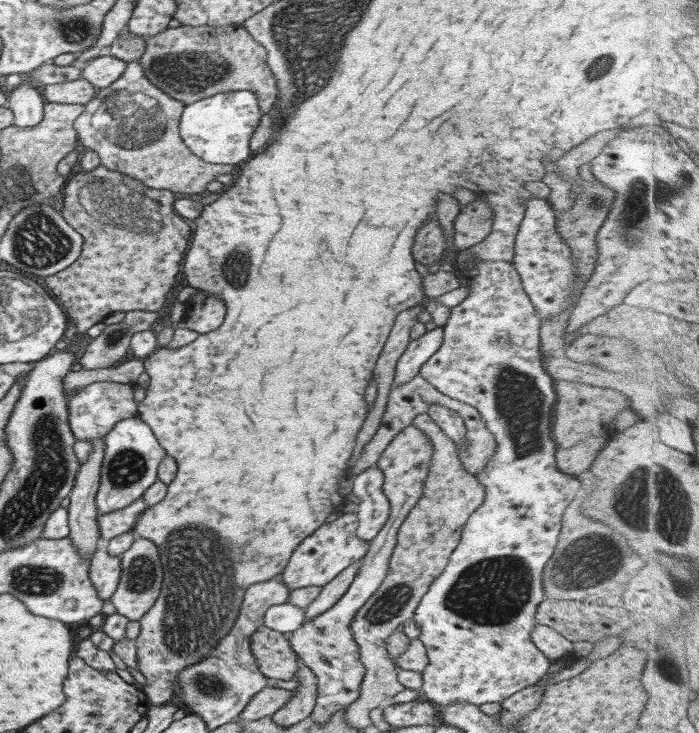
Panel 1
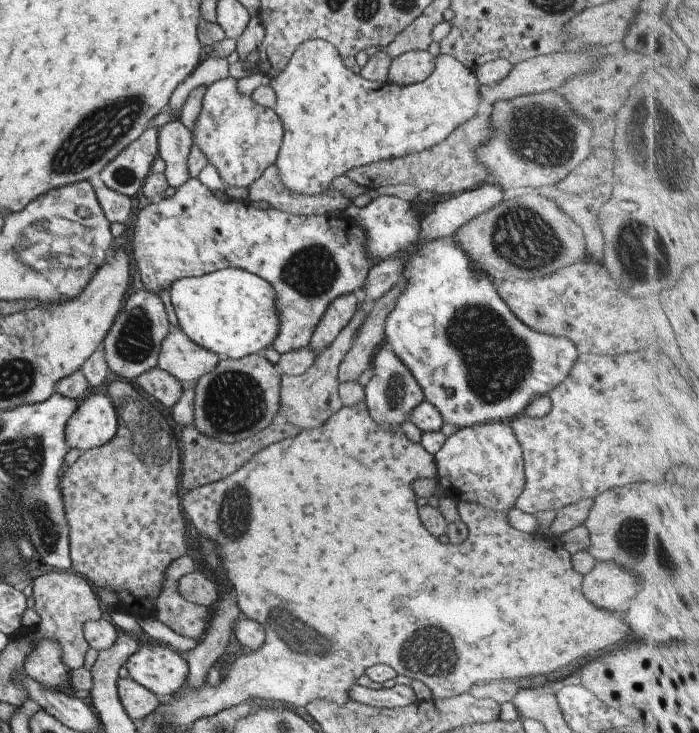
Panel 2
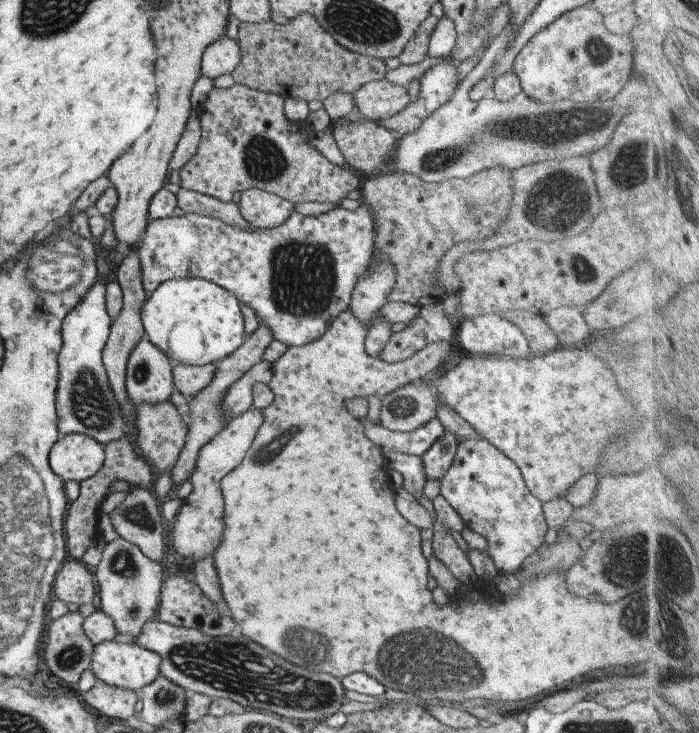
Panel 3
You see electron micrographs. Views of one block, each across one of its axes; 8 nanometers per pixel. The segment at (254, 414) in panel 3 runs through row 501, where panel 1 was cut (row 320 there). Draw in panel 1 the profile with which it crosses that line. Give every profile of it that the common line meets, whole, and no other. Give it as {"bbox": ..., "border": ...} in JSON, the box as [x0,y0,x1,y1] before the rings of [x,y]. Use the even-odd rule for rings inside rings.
{"bbox":[183,288,225,335],"border":[[[195,288],[195,292],[185,301],[186,310],[183,317],[183,327],[196,332],[197,335],[205,335],[206,332],[215,330],[225,314],[225,304],[205,292]]]}

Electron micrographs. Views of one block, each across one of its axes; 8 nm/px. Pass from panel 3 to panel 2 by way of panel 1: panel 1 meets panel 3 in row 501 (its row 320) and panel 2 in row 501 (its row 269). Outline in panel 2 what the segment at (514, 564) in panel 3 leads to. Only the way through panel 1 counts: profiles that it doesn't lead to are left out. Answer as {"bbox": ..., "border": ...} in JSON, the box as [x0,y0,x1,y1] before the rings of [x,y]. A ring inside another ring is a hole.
{"bbox":[433,421,524,512],"border":[[[506,421],[458,428],[445,438],[433,460],[437,470],[436,481],[456,502],[470,502],[503,512],[514,506],[524,487],[521,449]]]}

